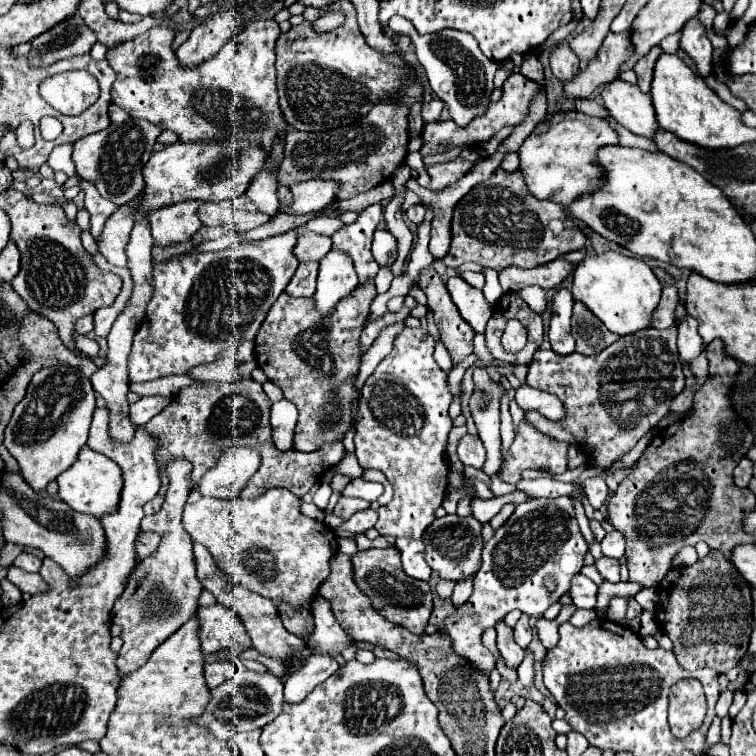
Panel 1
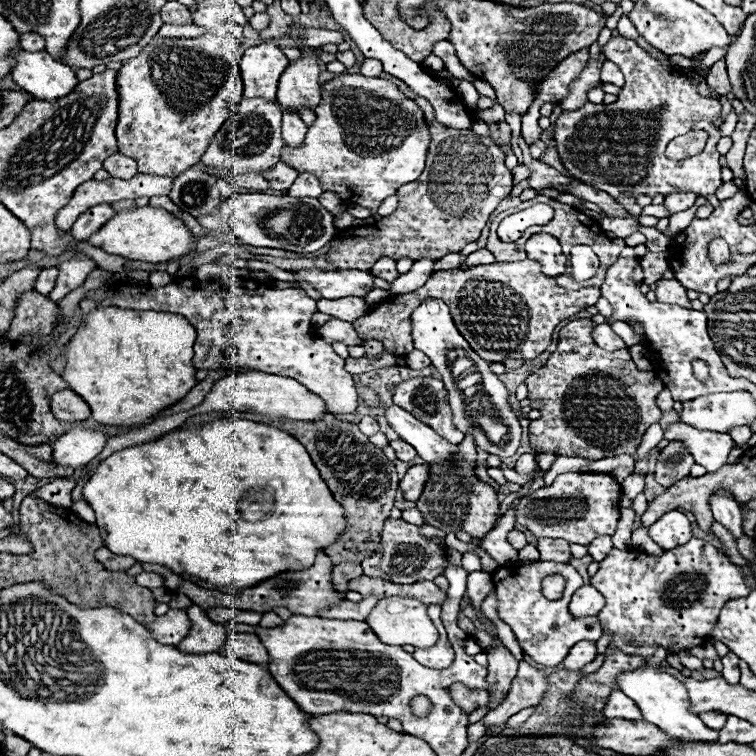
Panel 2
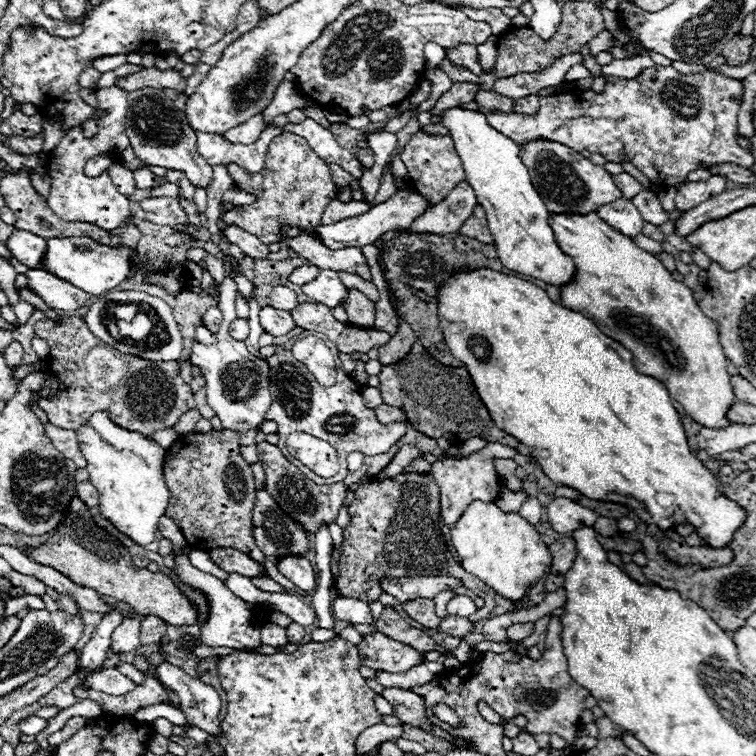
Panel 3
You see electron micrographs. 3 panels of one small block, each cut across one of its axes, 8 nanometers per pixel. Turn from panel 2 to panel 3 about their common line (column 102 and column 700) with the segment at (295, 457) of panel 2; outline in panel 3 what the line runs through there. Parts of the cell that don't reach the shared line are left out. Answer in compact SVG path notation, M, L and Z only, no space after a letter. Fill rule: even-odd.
M480 268L474 272L458 272L452 278L448 278L440 290L438 290L438 308L440 308L440 326L442 326L442 334L446 338L446 344L452 352L454 358L458 358L460 362L466 364L468 374L472 376L472 382L478 388L480 400L484 400L484 406L488 408L494 424L498 428L502 428L506 434L518 438L522 444L526 444L532 452L532 456L536 458L536 462L540 464L540 468L544 470L544 474L556 482L556 484L564 484L568 488L578 490L580 494L584 494L586 498L592 500L604 500L604 502L616 502L616 504L628 504L628 510L634 512L636 516L642 518L642 522L646 524L656 524L662 532L676 528L678 524L692 524L696 534L708 544L708 548L728 548L728 544L732 542L734 532L744 524L746 520L746 512L740 504L736 504L734 500L730 500L728 496L722 494L722 484L718 480L716 474L712 474L692 452L688 446L688 436L684 432L684 426L680 422L680 416L676 412L676 408L672 406L672 398L666 390L666 386L662 382L658 382L652 376L644 376L638 374L634 370L634 362L632 362L632 352L628 348L624 348L620 342L612 340L610 336L602 334L600 328L588 320L586 316L582 316L580 312L562 308L560 304L552 302L550 296L520 278L514 276L506 276L488 268ZM660 496L668 496L668 504L662 502L660 504Z

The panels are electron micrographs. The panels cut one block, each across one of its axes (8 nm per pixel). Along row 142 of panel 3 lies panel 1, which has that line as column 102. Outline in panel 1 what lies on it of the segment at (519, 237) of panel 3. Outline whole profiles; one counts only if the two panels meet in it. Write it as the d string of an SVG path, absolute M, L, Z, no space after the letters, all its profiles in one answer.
M88 446L82 448L78 460L68 470L64 470L56 478L56 482L60 486L58 490L60 500L66 502L76 512L84 512L84 514L92 514L100 518L118 510L118 500L122 492L122 472L110 458L90 450Z

